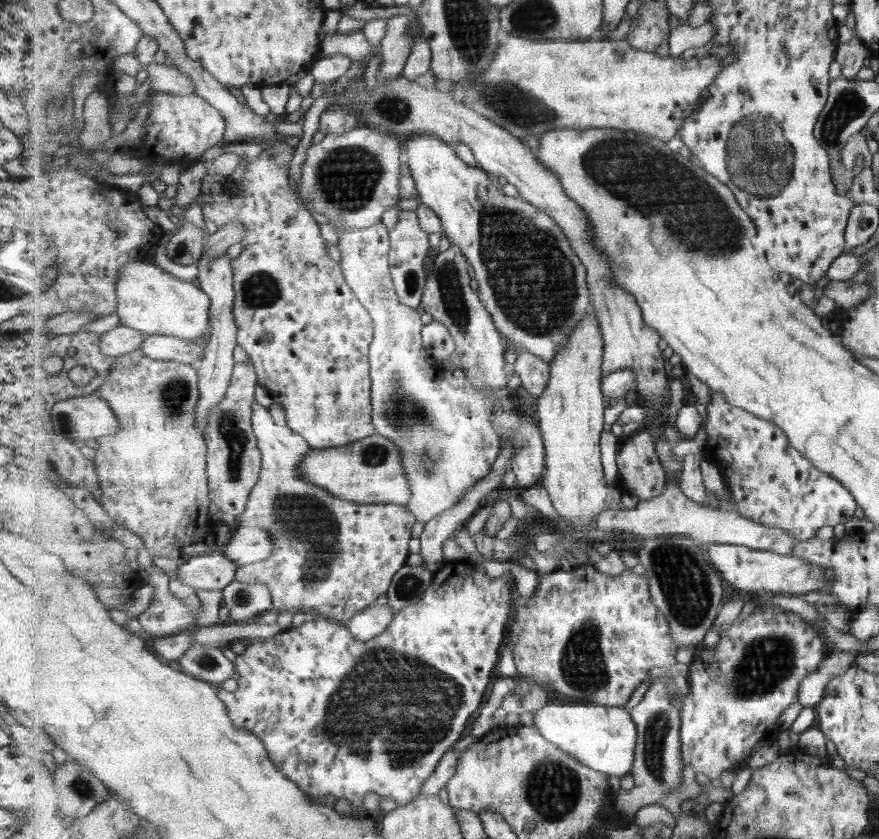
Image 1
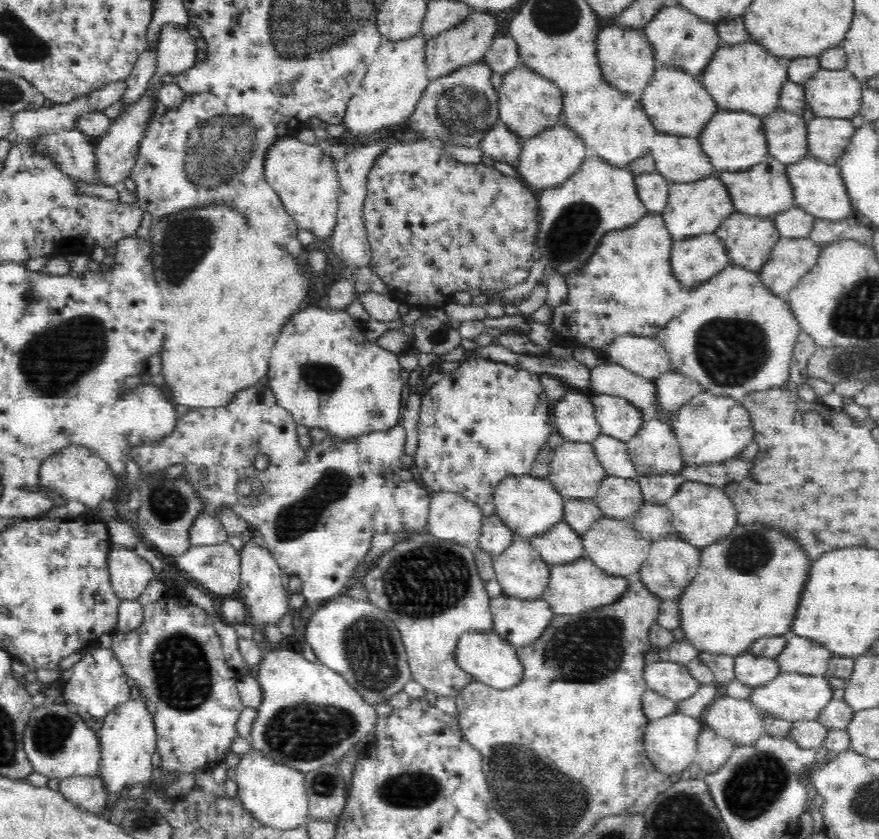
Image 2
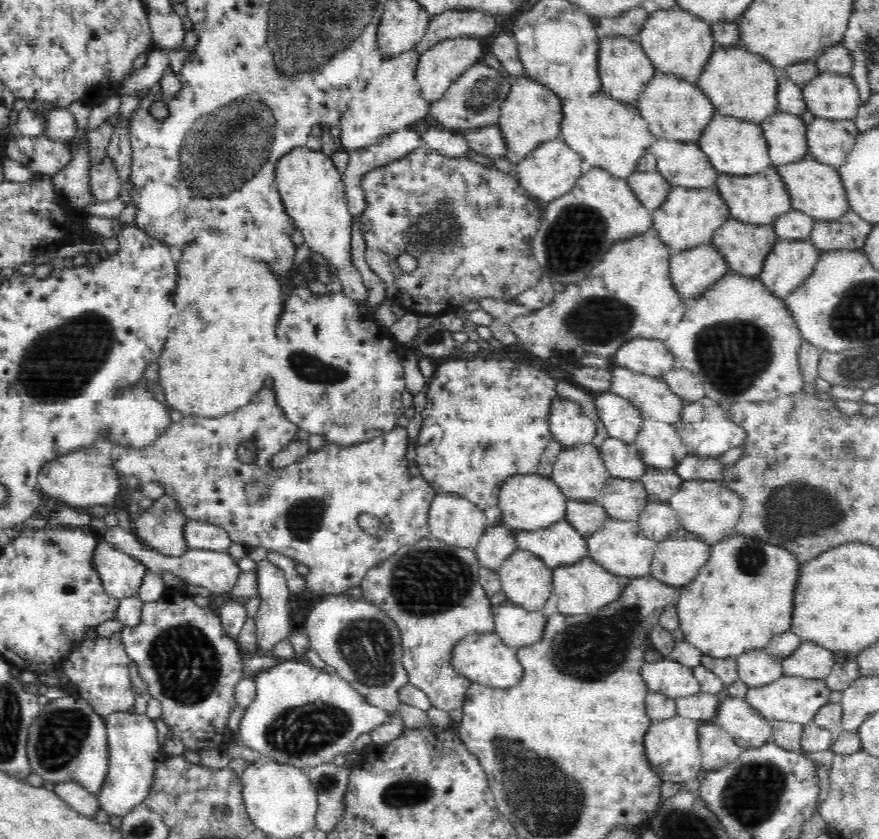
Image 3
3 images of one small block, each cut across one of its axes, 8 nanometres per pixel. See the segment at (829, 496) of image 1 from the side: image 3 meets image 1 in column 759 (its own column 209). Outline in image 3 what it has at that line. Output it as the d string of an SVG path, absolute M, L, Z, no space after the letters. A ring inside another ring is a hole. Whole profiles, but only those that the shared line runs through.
M262 387L246 406L228 414L216 418L184 415L179 422L172 422L153 444L142 449L114 445L111 461L131 488L149 482L161 483L165 492L178 499L186 518L220 526L232 541L237 541L248 550L262 546L288 556L295 564L308 566L308 584L305 586L308 594L323 597L342 595L358 586L369 568L392 556L398 548L430 535L427 520L437 492L424 477L408 473L406 453L409 440L406 427L397 425L382 435L356 445L342 447L336 444L314 450L283 468L269 466L274 455L297 439L297 431L297 426L288 420L277 403L274 389ZM245 441L256 446L253 464L240 463L237 459L239 445ZM360 514L374 514L380 524L388 529L387 534L379 537L365 533L356 521Z

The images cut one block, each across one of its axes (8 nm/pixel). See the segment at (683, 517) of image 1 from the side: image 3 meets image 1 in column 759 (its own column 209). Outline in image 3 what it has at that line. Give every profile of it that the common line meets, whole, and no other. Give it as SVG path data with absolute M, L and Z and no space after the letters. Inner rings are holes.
M189 519L184 534L190 549L224 552L228 551L232 541L226 530L202 520Z

